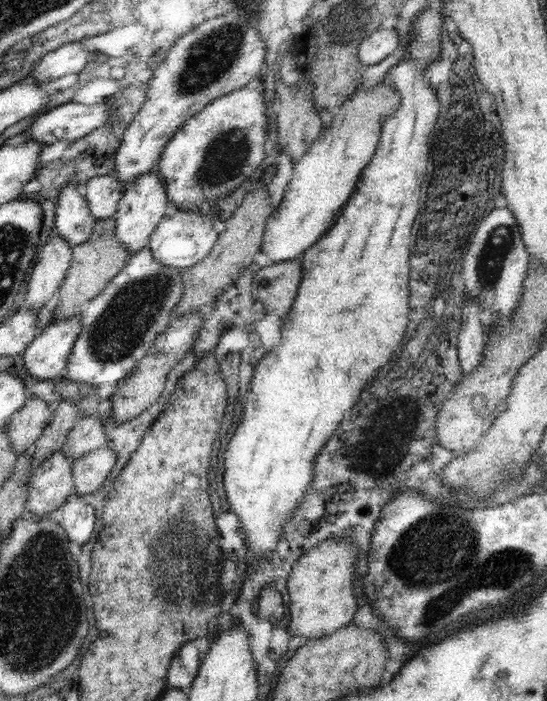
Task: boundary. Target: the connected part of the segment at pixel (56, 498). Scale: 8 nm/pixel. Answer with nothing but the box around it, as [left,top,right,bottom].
[27,450,75,516]

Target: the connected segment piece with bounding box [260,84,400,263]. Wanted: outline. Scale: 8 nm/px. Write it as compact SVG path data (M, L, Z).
M370 86L370 87L359 87L360 92L356 92L355 90L340 104L340 110L338 110L338 114L334 114L334 122L330 124L330 128L326 130L326 132L322 132L318 138L314 142L312 142L312 146L308 148L308 152L299 158L293 166L293 174L292 178L289 179L288 188L286 188L284 197L282 198L280 204L278 204L277 208L273 210L272 214L268 216L266 220L266 226L262 238L262 242L260 244L260 251L265 252L270 260L274 263L281 263L290 261L293 259L300 258L303 252L310 248L310 246L314 245L316 241L319 240L320 237L323 237L335 224L335 218L339 216L340 209L343 209L343 206L347 204L348 198L352 198L354 193L356 192L355 186L359 182L359 176L363 173L365 166L370 162L372 155L375 153L377 149L380 133L383 128L383 124L386 122L388 117L391 117L396 109L399 109L400 106L400 95L395 91L395 86Z

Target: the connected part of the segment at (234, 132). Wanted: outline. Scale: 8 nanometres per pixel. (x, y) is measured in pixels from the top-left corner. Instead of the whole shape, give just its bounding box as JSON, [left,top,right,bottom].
[156,88,268,210]

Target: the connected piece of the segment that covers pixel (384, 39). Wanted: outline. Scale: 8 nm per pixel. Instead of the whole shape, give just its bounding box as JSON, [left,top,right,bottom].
[357,28,400,68]

